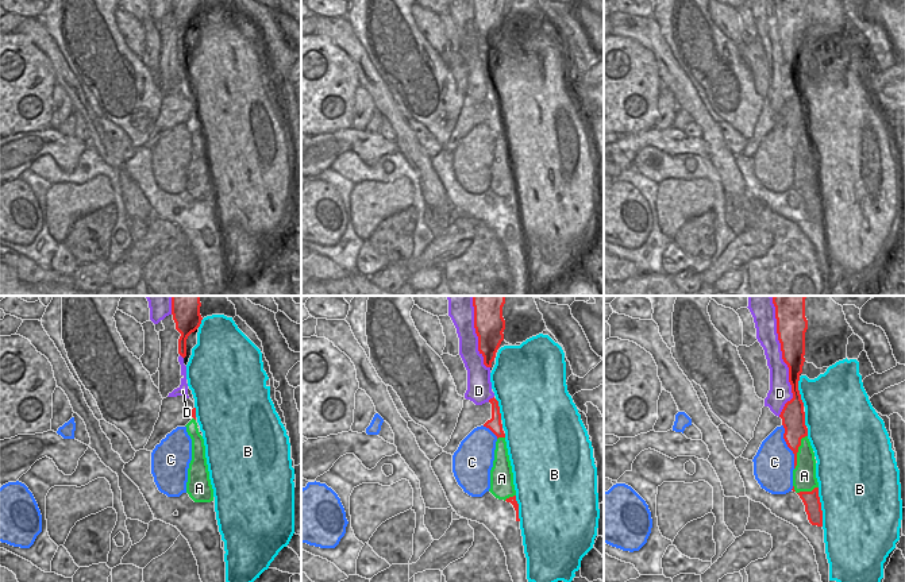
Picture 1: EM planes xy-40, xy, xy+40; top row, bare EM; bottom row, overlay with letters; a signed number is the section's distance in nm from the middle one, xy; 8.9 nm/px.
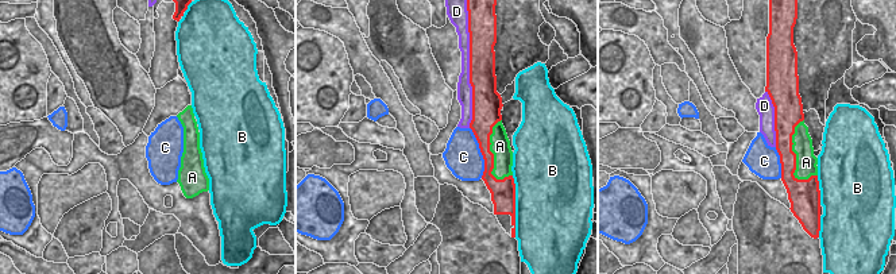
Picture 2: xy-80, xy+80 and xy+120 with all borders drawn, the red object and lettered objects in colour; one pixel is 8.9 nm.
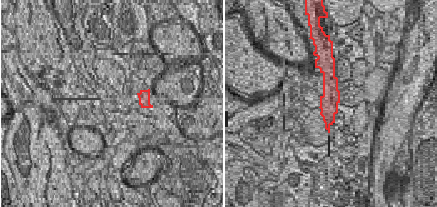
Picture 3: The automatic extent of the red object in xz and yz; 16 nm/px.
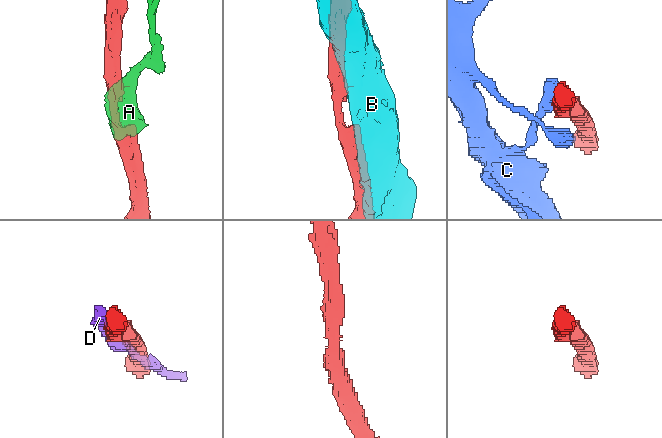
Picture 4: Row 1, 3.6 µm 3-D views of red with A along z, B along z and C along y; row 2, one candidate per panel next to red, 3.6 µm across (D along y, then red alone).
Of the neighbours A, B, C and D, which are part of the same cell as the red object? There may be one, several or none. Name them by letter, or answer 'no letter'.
no letter

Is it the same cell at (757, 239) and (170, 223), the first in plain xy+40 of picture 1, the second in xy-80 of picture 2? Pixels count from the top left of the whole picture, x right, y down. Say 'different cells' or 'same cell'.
same cell

